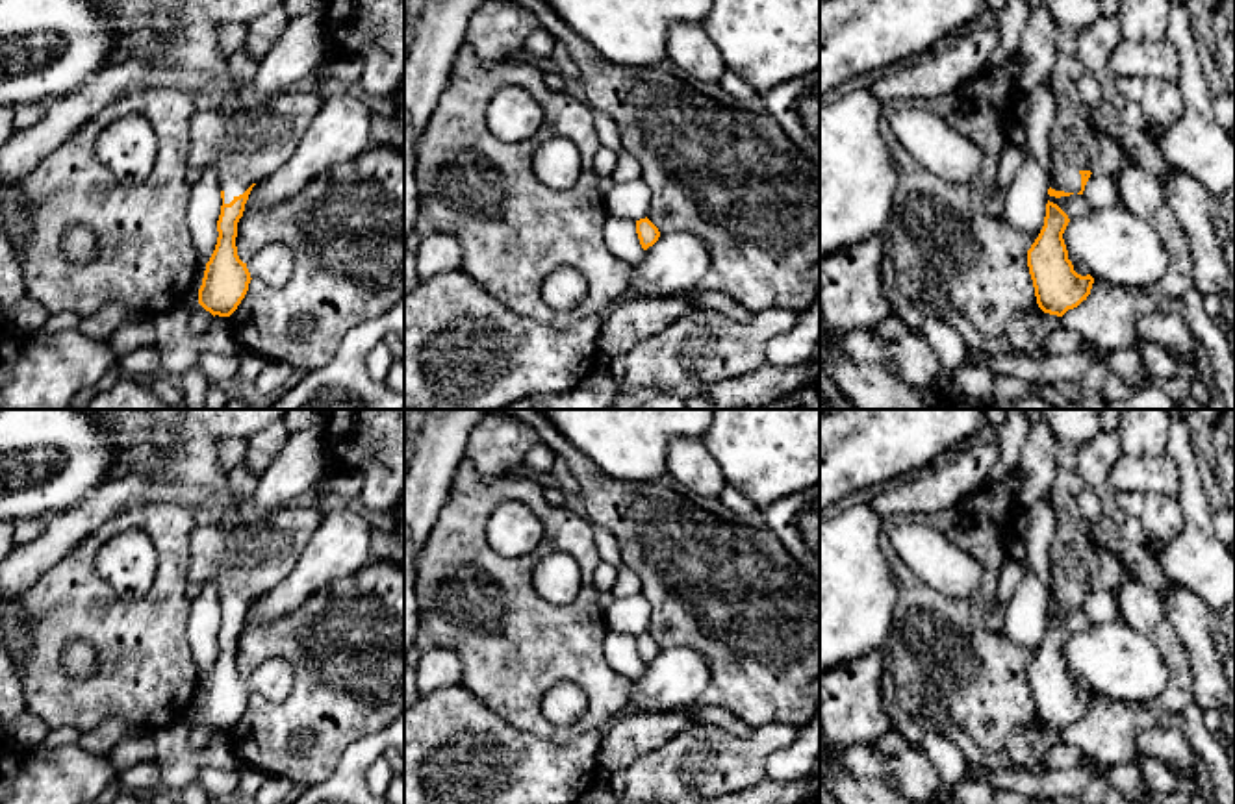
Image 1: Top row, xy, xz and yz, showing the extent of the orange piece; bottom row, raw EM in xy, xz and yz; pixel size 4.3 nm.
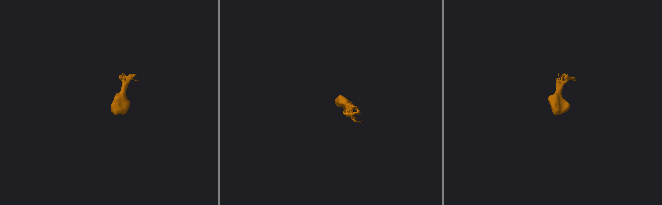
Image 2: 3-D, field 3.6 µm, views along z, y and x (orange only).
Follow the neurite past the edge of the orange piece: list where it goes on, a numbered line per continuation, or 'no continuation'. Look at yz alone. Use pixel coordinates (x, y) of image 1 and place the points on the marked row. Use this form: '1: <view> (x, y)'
1: yz (1076, 145)

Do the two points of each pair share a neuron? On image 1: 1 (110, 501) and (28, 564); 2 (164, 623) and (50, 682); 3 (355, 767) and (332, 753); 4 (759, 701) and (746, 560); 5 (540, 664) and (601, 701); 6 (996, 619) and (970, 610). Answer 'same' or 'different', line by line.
1: same
2: same
3: different
4: same
5: same
6: different

